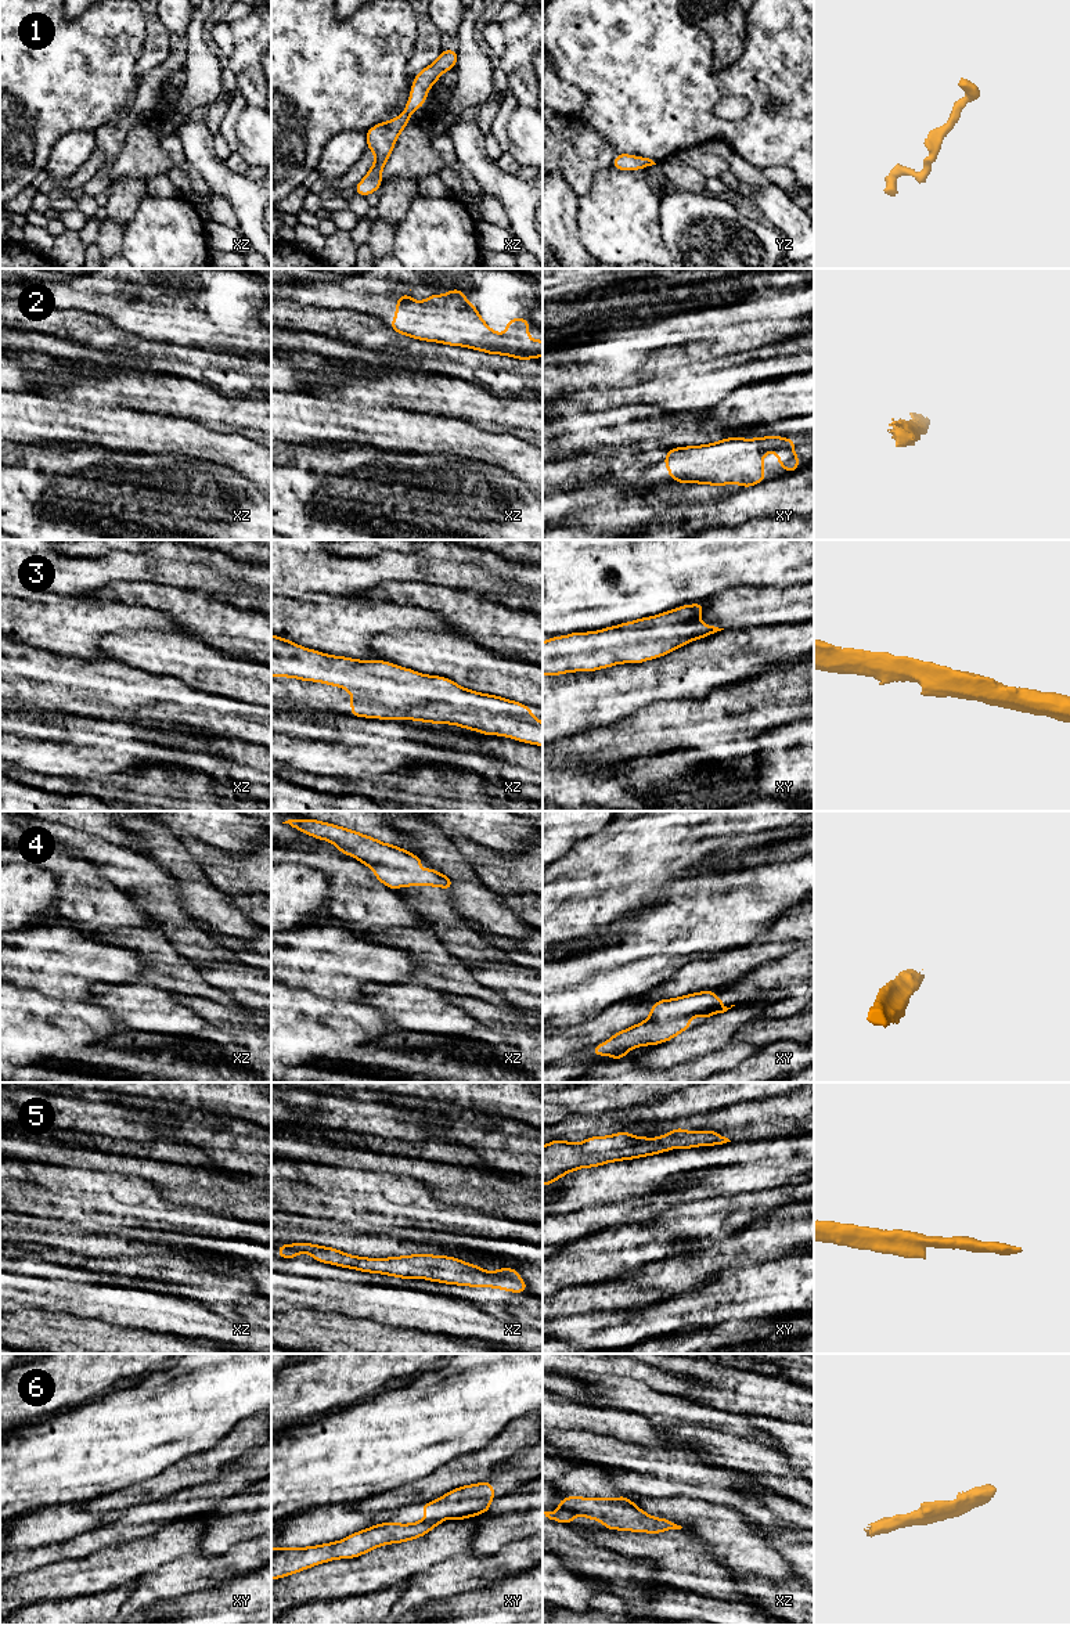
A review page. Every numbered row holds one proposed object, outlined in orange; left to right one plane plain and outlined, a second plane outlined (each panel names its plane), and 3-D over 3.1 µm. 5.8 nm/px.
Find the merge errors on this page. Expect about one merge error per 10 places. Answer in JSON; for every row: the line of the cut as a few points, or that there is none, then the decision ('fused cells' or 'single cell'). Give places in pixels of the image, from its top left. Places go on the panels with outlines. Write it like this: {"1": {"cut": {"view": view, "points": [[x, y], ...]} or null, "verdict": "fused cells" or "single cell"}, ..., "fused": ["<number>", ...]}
{"1": {"cut": null, "verdict": "single cell"}, "2": {"cut": null, "verdict": "single cell"}, "3": {"cut": null, "verdict": "single cell"}, "4": {"cut": null, "verdict": "single cell"}, "5": {"cut": null, "verdict": "single cell"}, "6": {"cut": null, "verdict": "single cell"}, "fused": []}

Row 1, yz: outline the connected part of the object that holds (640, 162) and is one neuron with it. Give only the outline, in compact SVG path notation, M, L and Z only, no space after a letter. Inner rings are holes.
M619 154L612 162L612 167L617 170L638 170L656 165L649 158L633 156L628 154Z

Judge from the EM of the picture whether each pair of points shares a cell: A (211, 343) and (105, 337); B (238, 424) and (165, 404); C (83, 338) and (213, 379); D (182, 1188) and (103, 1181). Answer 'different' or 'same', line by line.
A: different
B: same
C: same
D: different

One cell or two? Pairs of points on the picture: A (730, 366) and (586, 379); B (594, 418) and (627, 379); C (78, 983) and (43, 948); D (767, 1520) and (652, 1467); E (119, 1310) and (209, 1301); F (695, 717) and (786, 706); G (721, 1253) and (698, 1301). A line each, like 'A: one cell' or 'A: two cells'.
A: two cells
B: two cells
C: one cell
D: one cell
E: two cells
F: one cell
G: two cells

